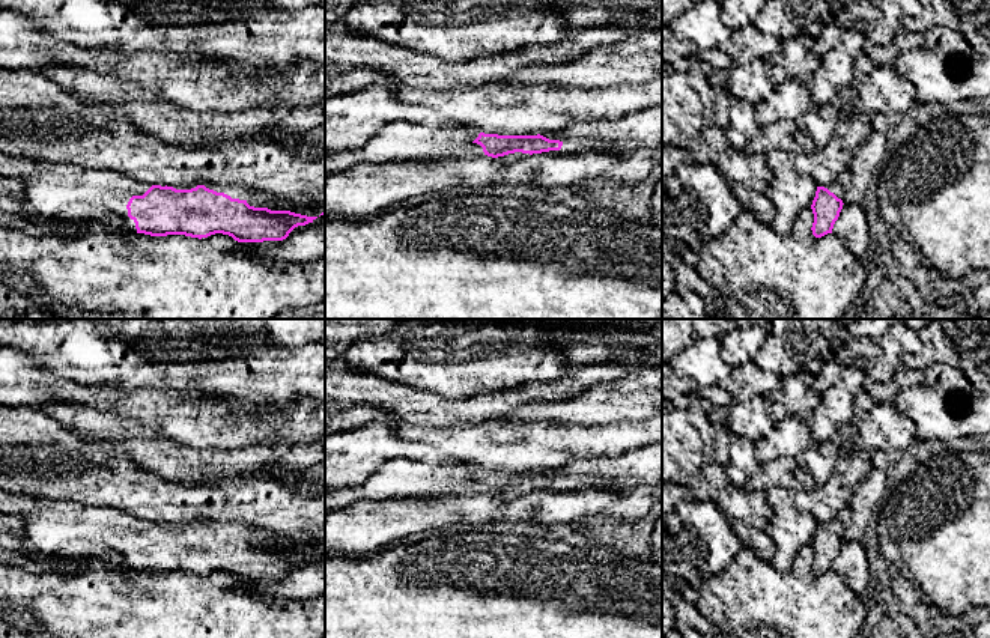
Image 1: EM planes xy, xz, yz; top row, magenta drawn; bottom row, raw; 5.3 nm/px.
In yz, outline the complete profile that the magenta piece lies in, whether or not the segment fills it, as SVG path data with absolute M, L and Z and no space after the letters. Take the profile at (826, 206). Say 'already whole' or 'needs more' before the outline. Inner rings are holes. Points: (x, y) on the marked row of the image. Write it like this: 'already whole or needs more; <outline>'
needs more; M844 170L838 178L828 187L817 187L815 197L811 209L814 214L812 235L821 238L832 233L834 224L843 209L843 194L852 185L853 176L849 170Z

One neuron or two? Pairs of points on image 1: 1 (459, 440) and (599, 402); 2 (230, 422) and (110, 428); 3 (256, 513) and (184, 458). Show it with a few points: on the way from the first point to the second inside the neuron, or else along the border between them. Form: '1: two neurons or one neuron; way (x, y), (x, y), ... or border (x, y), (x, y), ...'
1: two neurons; border (500, 422), (560, 422)
2: two neurons; border (81, 405), (116, 414)
3: two neurons; border (226, 477), (215, 483), (181, 482)

